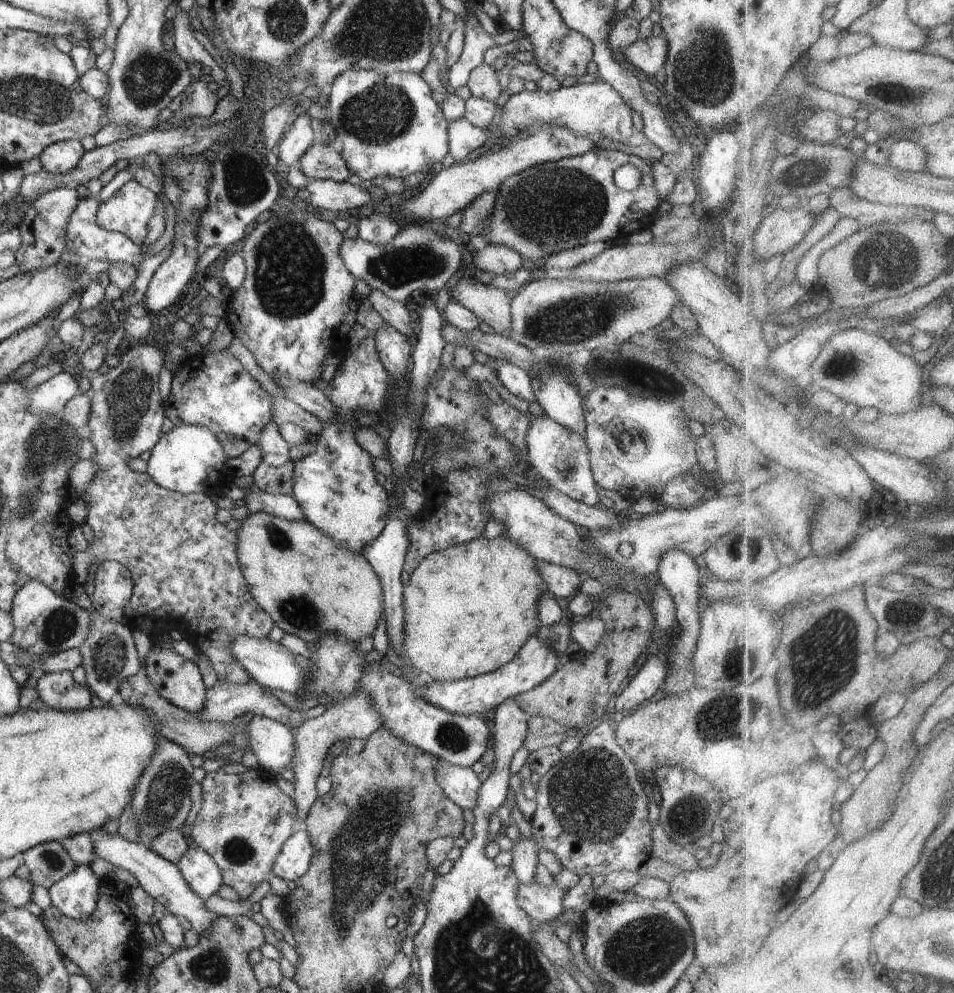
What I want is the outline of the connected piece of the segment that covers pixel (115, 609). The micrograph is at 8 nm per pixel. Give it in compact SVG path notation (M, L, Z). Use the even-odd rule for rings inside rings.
M116 561L99 564L94 578L92 604L106 620L125 623L126 604L134 592L134 582L130 579L126 566Z

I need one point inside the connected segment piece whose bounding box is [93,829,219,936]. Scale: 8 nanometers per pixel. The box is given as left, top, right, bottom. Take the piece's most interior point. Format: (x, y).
(159, 878)

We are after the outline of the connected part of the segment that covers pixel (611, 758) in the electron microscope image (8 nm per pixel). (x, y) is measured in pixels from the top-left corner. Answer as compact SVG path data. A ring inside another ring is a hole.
M603 716L599 722L590 727L588 734L584 733L584 736L581 736L580 745L575 750L573 750L568 756L560 759L545 775L535 777L535 779L538 780L539 791L534 800L537 803L537 809L534 814L532 814L530 820L533 841L539 846L539 848L544 848L544 850L548 850L548 852L553 852L563 868L572 870L572 872L579 877L584 876L584 874L588 874L588 876L592 876L592 878L600 874L605 876L609 872L612 872L612 870L637 870L651 856L651 848L653 845L651 831L653 828L651 826L649 810L647 807L648 797L644 794L644 787L640 785L640 780L638 780L639 770L636 768L634 761L617 743L616 735L614 734L614 730L616 730L615 720L617 717L618 716L615 716L614 718Z

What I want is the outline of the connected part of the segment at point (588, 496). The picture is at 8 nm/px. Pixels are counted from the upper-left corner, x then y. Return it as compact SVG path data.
M547 415L532 417L529 426L526 443L534 473L544 478L550 487L576 502L590 507L600 502L598 497L600 490L592 475L589 450L584 438L578 436L578 432L576 434L568 432L568 428L554 422Z

